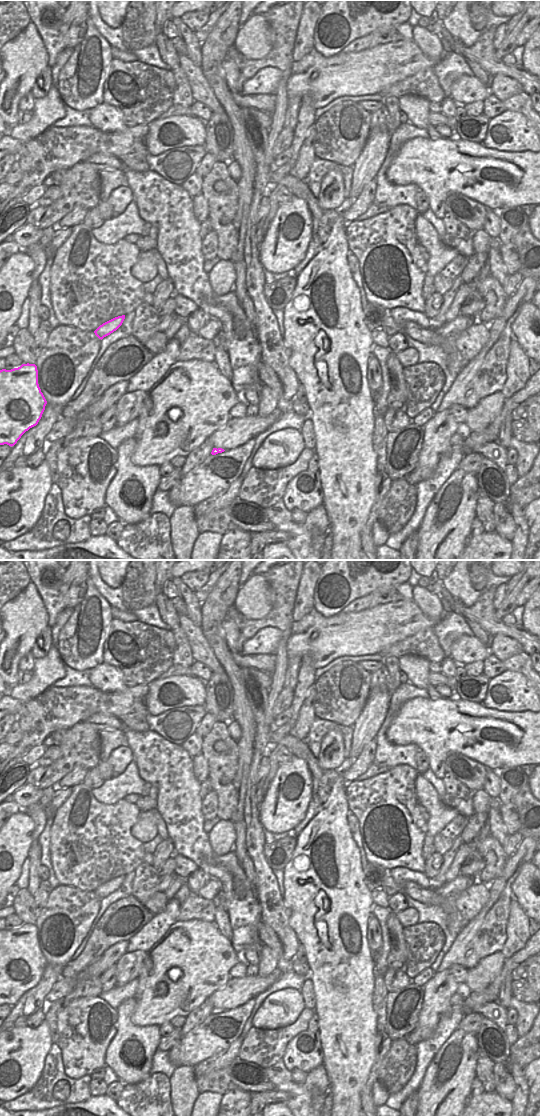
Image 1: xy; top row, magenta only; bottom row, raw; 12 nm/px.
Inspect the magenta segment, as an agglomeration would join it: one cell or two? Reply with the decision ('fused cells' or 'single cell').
single cell

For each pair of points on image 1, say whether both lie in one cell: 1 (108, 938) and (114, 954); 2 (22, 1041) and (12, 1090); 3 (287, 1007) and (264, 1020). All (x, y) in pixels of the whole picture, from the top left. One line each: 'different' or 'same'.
1: different
2: same
3: same

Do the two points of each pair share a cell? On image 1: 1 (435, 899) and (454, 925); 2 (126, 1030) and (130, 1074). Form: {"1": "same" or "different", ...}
{"1": "same", "2": "same"}

